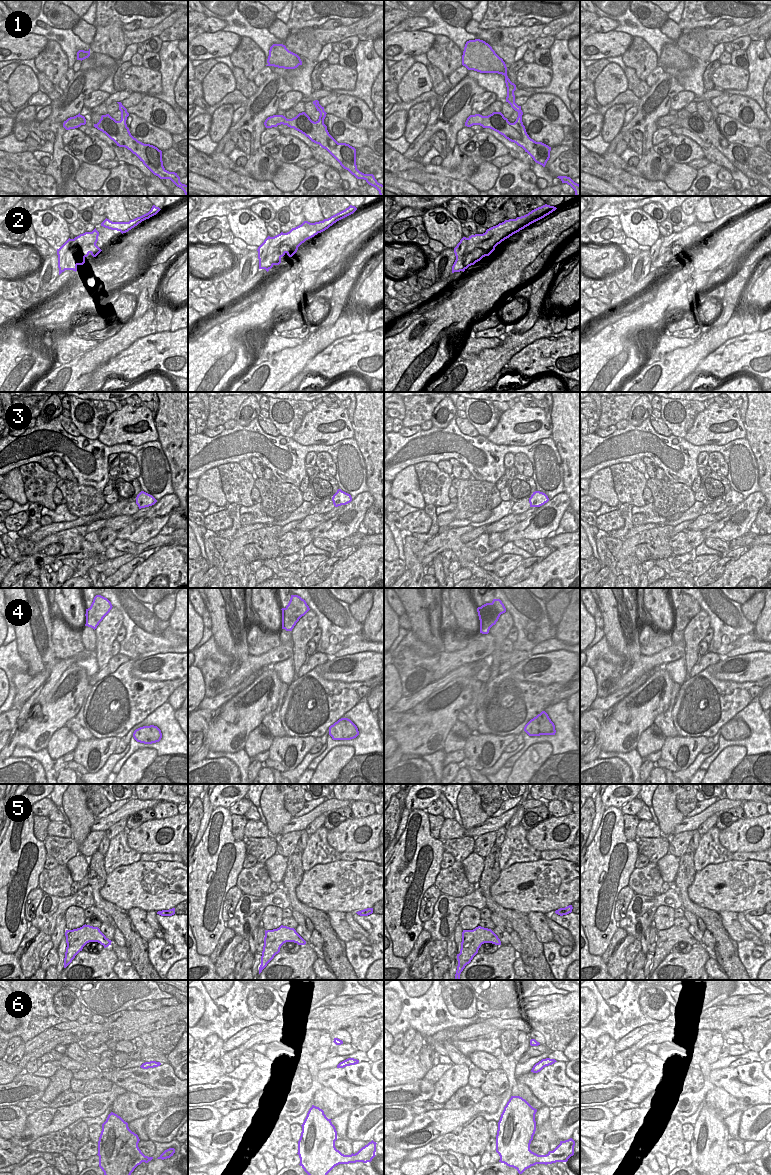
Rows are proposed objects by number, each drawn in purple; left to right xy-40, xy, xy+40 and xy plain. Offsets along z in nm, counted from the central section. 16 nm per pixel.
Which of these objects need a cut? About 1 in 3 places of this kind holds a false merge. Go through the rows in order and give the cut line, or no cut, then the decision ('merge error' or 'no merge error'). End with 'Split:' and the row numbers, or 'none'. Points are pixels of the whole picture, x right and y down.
1: cut none; no merge error
2: cut xy (297, 247), (283, 245), (259, 262); merge error
3: cut xy (337, 490), (341, 491); merge error
4: cut none; no merge error
5: cut none; no merge error
6: cut none; no merge error
Split: 2, 3

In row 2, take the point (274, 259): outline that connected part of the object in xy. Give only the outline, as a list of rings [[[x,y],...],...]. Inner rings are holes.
[[[284,245],[273,254],[266,256],[262,262],[259,262],[259,269],[265,269],[268,272],[274,265],[279,265],[281,263],[281,258],[285,254],[287,254],[289,257],[292,257],[297,250],[298,248],[295,246]]]

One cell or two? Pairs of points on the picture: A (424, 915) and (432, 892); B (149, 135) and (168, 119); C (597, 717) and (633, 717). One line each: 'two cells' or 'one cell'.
A: one cell
B: two cells
C: two cells

